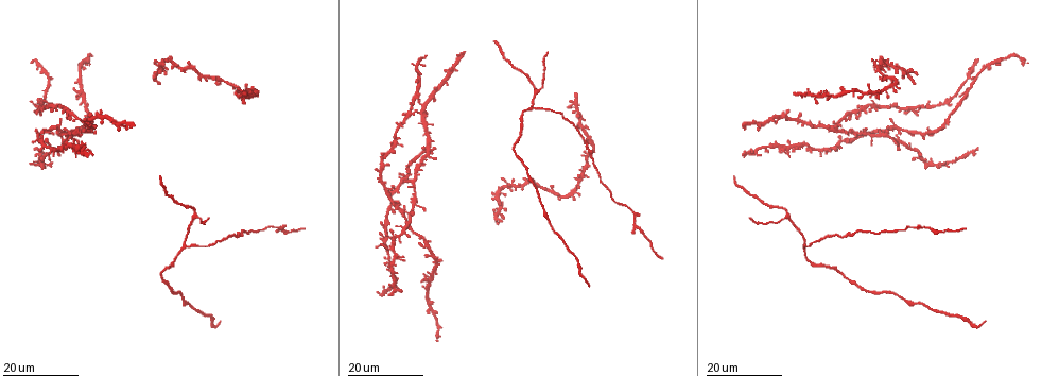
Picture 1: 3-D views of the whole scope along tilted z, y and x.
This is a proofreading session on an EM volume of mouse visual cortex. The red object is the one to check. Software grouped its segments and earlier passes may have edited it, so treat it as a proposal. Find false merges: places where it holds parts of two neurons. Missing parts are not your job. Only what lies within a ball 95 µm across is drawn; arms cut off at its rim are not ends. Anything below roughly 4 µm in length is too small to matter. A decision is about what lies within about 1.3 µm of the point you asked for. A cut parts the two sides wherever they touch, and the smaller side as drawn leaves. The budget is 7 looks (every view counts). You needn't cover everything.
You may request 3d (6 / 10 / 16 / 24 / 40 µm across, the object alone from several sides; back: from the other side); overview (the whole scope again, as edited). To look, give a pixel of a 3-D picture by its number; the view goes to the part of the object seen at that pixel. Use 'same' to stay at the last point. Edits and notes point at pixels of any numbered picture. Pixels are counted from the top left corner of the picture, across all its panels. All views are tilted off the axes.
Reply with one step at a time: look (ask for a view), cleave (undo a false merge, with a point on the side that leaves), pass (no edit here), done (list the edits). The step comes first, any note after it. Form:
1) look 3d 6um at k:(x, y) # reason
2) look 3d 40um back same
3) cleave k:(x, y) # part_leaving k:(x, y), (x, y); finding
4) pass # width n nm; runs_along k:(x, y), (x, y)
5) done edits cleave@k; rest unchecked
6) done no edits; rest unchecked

look 3d 16um at 1:(900, 128) # three arms meet

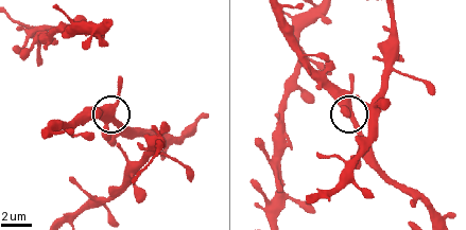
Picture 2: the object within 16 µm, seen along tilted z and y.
look 3d 6um same # closer look

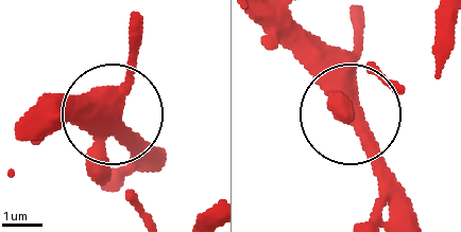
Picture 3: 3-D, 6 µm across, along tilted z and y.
pass # continuous, no second neuron

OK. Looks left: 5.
look 3d 16um at 1:(422, 122) # three-way junction

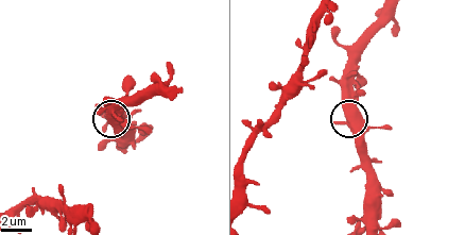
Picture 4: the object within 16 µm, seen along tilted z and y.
look 3d 10um at 4:(348, 118) # closer look

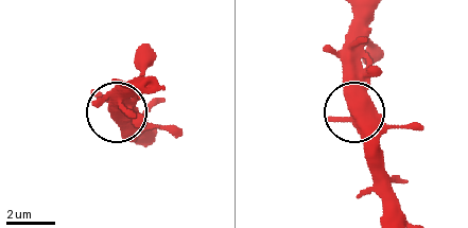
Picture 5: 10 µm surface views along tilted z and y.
pass # arms 3; all the same neuron

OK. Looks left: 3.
look 3d 16um at 1:(195, 218) # three-way junction

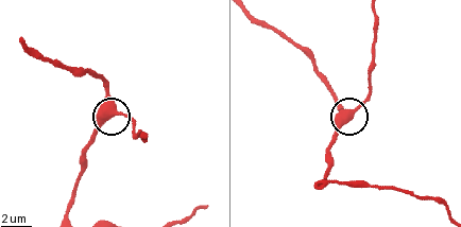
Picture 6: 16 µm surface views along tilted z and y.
look 3d 10um at 6:(114, 114)

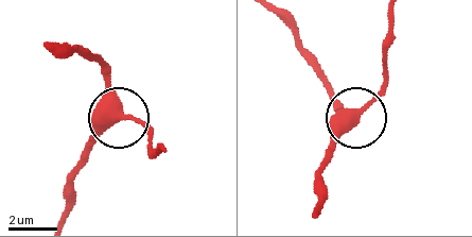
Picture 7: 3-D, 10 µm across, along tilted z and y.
pass # arms 3; all the same neuron

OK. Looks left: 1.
done no edits; rest unchecked

